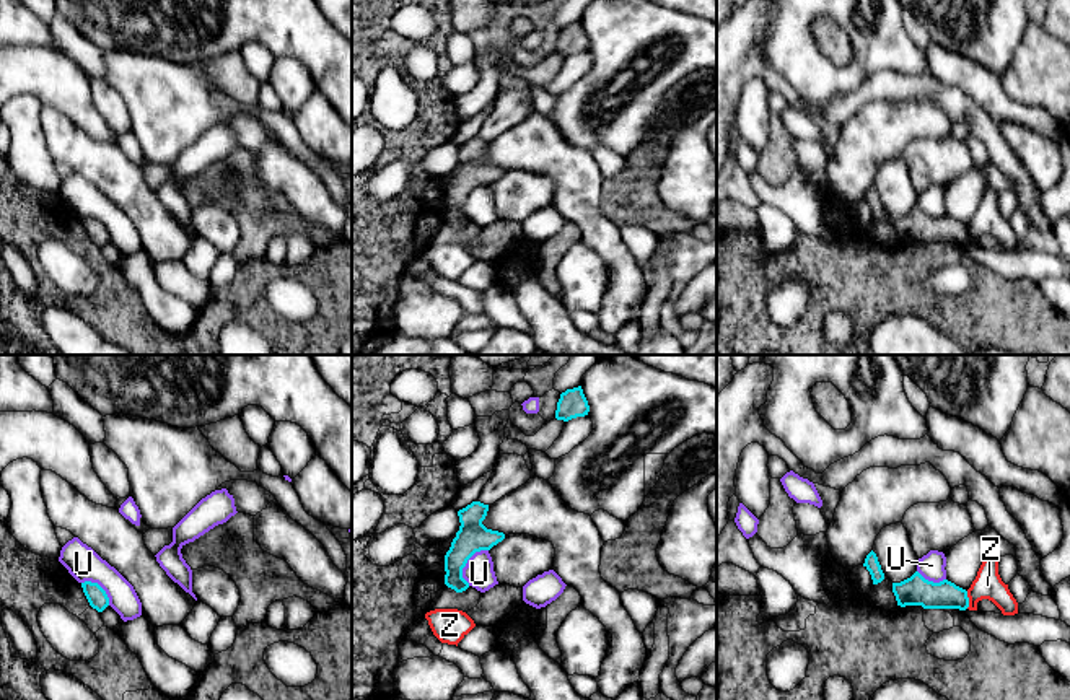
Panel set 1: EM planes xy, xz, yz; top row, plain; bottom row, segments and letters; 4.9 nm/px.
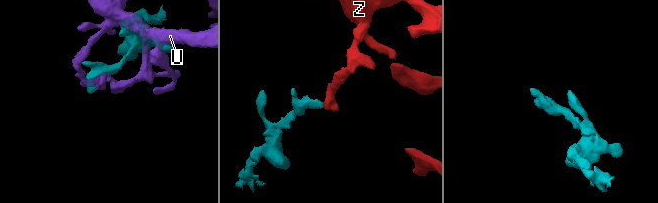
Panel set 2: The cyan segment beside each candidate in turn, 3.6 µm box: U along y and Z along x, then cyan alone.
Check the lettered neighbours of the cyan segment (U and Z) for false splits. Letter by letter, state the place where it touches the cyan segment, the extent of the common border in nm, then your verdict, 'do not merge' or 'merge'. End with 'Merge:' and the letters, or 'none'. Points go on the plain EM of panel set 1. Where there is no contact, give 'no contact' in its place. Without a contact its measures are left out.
U: xz (466, 197) | 200 nm | do not merge
Z: yz (968, 235) | 90 nm | do not merge
Merge: none

